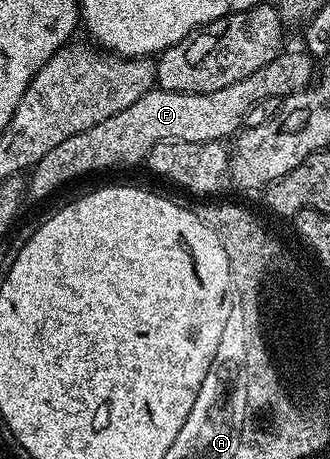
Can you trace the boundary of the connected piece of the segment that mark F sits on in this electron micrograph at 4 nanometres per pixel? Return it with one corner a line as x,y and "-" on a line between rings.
302,49
289,50
280,52
276,58
269,60
269,64
265,64
265,68
257,68
257,72
245,76
245,80
237,80
237,84
228,84
226,88
217,88
217,92
186,94
153,88
145,96
141,96
141,100
129,104
125,112
117,112
117,116
109,116
109,120
101,120
101,124
93,128
85,128
85,132
77,132
77,136
69,136
69,140
64,140
55,148
50,149
30,171
30,197
47,198
58,186
63,186
74,178
83,178
94,170
111,170
114,166
125,165
126,162
142,163
147,153
162,142
223,142
230,139
243,126
245,112
249,112
250,106
257,104
257,100
265,100
265,96
277,96
284,99
287,95
311,85
313,81
312,55

